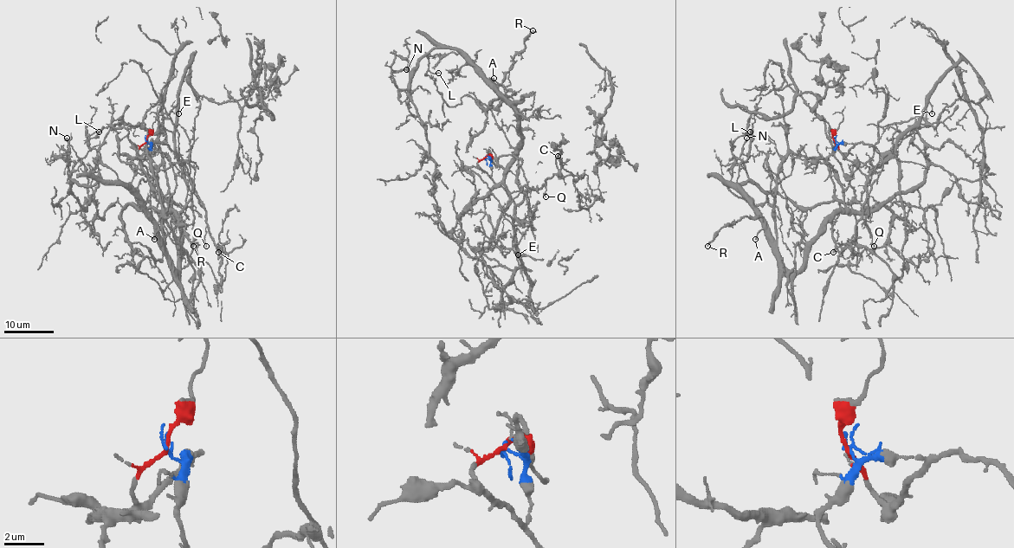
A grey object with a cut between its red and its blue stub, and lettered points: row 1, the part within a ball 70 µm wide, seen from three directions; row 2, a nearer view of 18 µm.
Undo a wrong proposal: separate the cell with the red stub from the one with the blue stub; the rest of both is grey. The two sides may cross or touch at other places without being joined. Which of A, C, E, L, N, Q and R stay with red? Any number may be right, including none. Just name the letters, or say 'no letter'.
C, E, Q

